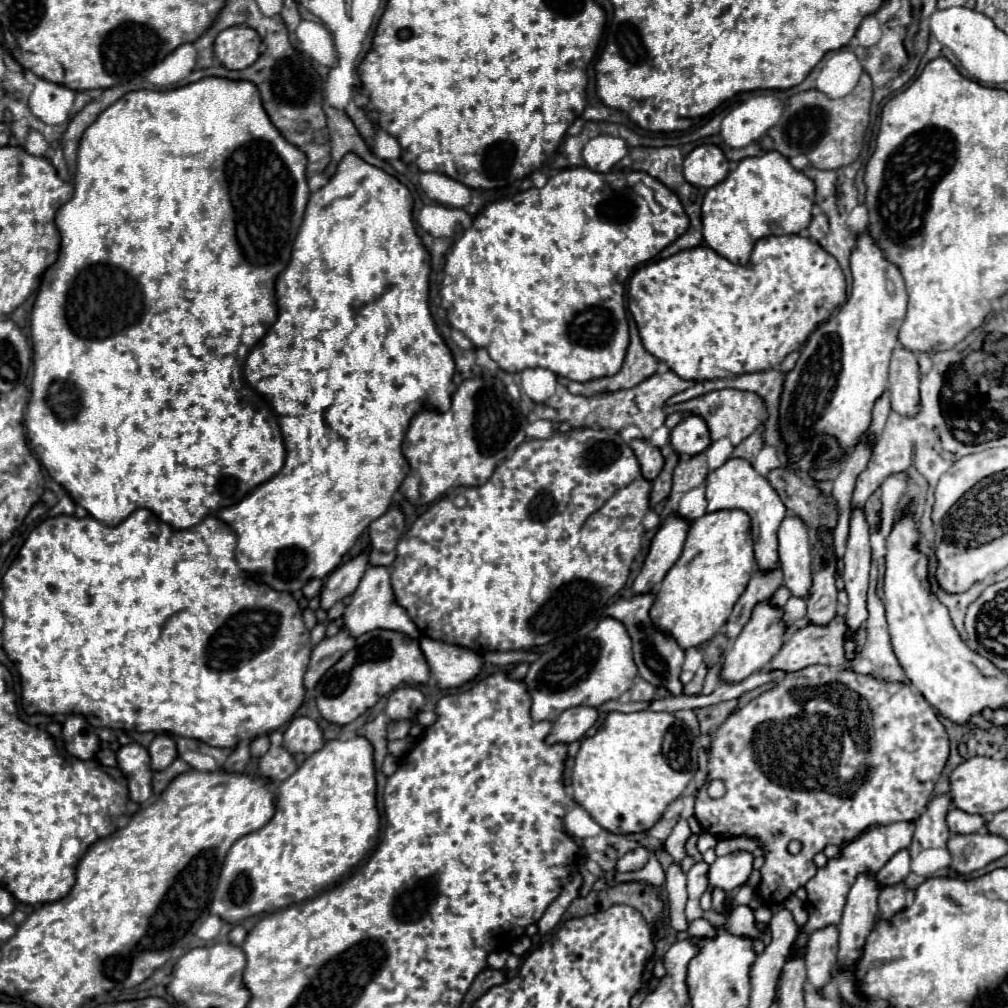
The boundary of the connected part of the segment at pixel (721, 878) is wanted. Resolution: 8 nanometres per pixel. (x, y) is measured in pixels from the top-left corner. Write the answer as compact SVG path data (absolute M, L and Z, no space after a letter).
M734 851L724 857L718 857L716 863L710 867L710 881L708 889L714 887L732 893L736 887L744 885L754 869L754 855L750 851Z

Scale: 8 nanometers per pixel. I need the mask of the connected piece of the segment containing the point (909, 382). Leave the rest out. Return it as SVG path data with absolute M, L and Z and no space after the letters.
M902 345L892 353L888 389L892 393L892 409L902 415L914 415L918 411L918 361L916 355Z

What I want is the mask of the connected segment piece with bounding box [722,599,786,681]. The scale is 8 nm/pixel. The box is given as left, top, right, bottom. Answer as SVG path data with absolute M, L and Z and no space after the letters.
M770 599L760 601L752 611L750 621L744 625L742 633L734 641L732 649L726 653L726 661L722 667L722 679L742 681L742 679L750 677L752 673L760 671L762 667L766 667L770 663L770 659L780 651L780 645L784 643L784 635L786 635L784 609L778 605L772 605Z

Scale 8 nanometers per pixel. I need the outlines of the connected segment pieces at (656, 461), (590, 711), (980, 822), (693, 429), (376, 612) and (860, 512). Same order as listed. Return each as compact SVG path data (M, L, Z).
M634 439L630 443L630 447L632 447L634 455L638 457L638 463L640 463L640 469L642 469L642 477L648 479L648 481L654 481L658 477L658 473L662 471L662 465L664 465L660 449L656 449L654 445L650 445L644 439Z
M572 707L564 711L552 725L552 733L546 743L572 743L584 737L584 733L598 721L596 707Z
M960 809L948 811L946 821L952 833L978 833L986 827L986 819L982 815L970 815Z
M686 415L684 421L670 431L670 443L674 451L680 455L696 455L706 451L712 439L708 433L708 425L704 425L700 417Z
M372 565L366 569L358 589L352 595L352 603L344 611L344 627L350 631L352 637L360 637L362 633L368 633L374 629L400 631L412 639L420 637L420 631L416 629L416 625L412 625L412 619L408 617L408 613L396 605L394 593L390 587L390 573L388 573L388 567L384 565Z
M854 507L850 513L850 531L844 553L844 583L848 591L848 611L846 623L850 629L856 629L866 623L866 589L868 589L868 571L870 571L870 525L866 521L864 509Z

